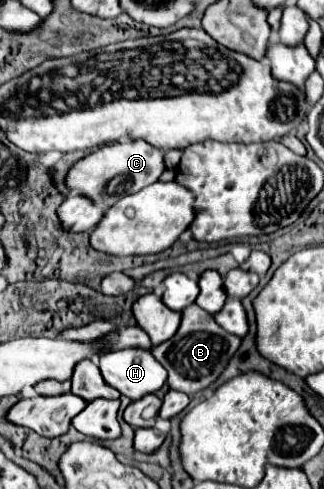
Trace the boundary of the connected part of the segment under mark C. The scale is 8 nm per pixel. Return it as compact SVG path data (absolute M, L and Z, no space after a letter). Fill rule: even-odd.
M136 139L136 141L128 141L128 143L108 143L108 145L98 147L96 151L92 151L90 155L86 155L84 159L76 161L70 167L64 183L70 191L78 191L80 195L88 197L94 205L104 205L106 203L106 207L110 207L112 201L116 201L118 197L138 193L140 189L156 183L158 177L162 175L162 171L164 171L162 151L148 145L146 141ZM112 179L124 181L122 193L114 193L114 191L108 189Z

